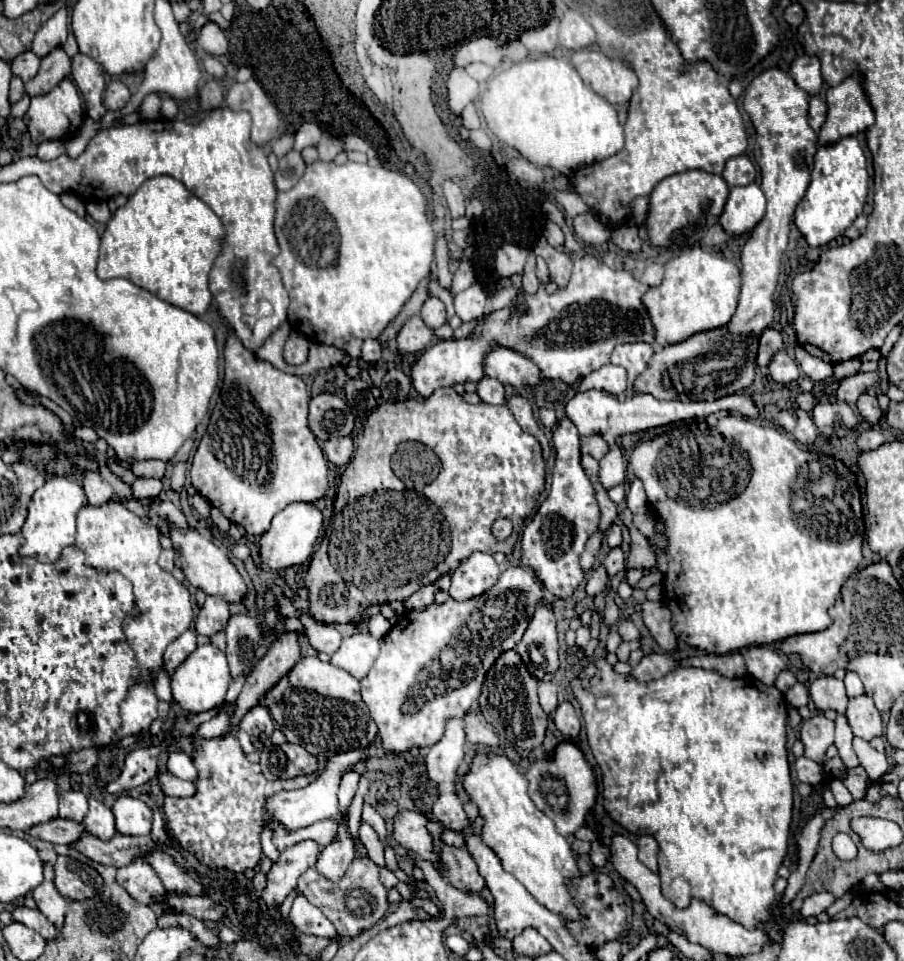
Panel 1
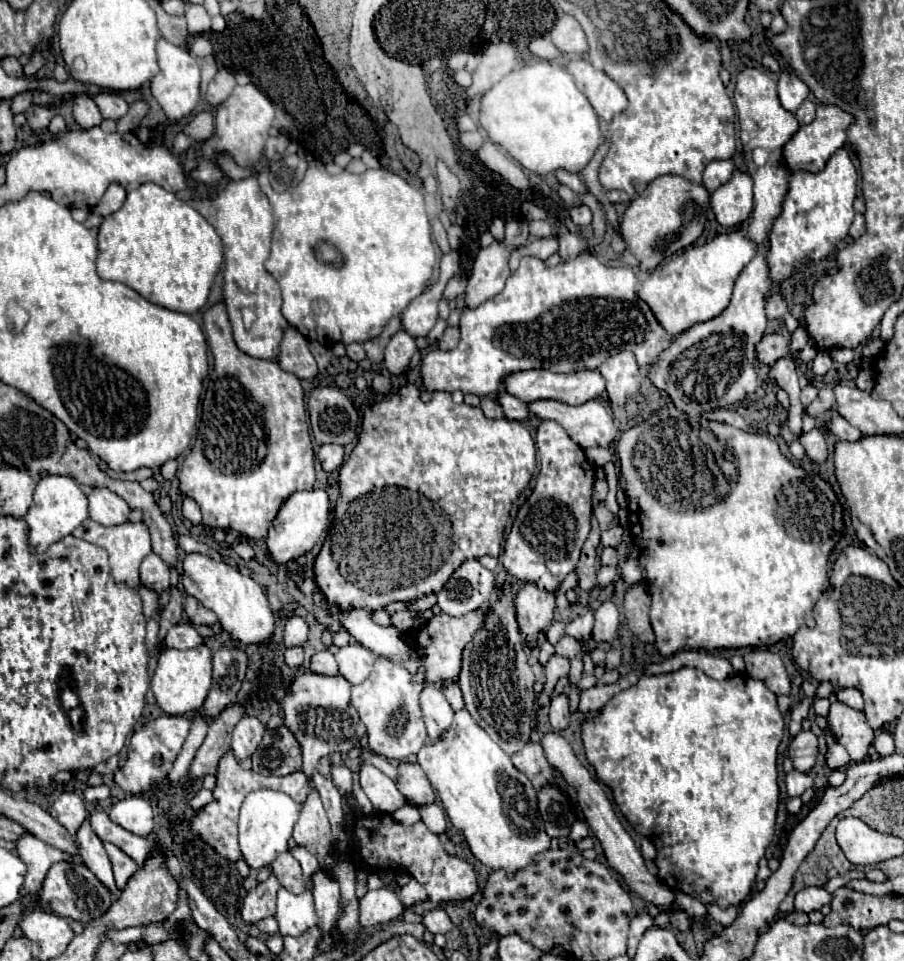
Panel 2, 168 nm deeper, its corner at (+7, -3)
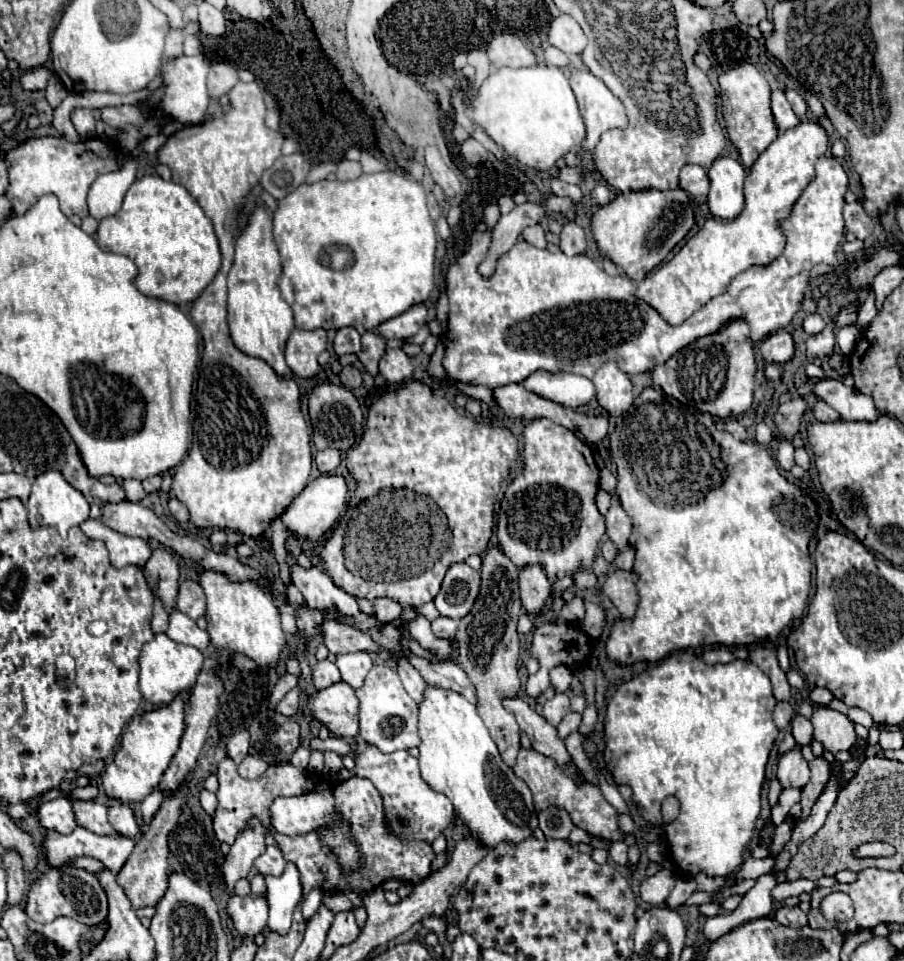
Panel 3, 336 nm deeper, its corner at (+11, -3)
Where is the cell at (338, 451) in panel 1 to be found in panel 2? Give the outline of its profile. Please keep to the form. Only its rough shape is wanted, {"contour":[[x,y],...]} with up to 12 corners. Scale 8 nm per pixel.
{"contour":[[339,444],[319,446],[325,472],[341,468],[345,450]]}

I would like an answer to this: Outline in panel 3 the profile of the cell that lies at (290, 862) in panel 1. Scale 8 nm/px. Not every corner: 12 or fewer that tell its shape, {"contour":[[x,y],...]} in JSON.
{"contour":[[231,896],[227,912],[241,936],[267,926],[265,896]]}

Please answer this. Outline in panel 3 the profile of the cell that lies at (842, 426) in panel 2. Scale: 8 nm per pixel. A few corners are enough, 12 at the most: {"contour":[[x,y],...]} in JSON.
{"contour":[[815,404],[813,414],[819,422],[839,422],[839,416],[831,406]]}

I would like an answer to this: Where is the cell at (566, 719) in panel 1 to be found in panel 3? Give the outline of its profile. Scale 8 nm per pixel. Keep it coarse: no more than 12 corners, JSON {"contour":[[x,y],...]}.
{"contour":[[557,692],[543,704],[543,718],[559,726],[569,712],[569,696]]}

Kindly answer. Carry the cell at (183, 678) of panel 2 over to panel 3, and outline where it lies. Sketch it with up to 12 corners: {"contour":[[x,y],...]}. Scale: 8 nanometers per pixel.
{"contour":[[157,634],[143,646],[139,688],[155,706],[195,686],[203,654]]}

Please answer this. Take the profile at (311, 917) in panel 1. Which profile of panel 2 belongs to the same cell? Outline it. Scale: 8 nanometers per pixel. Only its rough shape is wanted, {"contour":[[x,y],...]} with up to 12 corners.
{"contour":[[311,890],[277,892],[281,936],[315,926]]}

